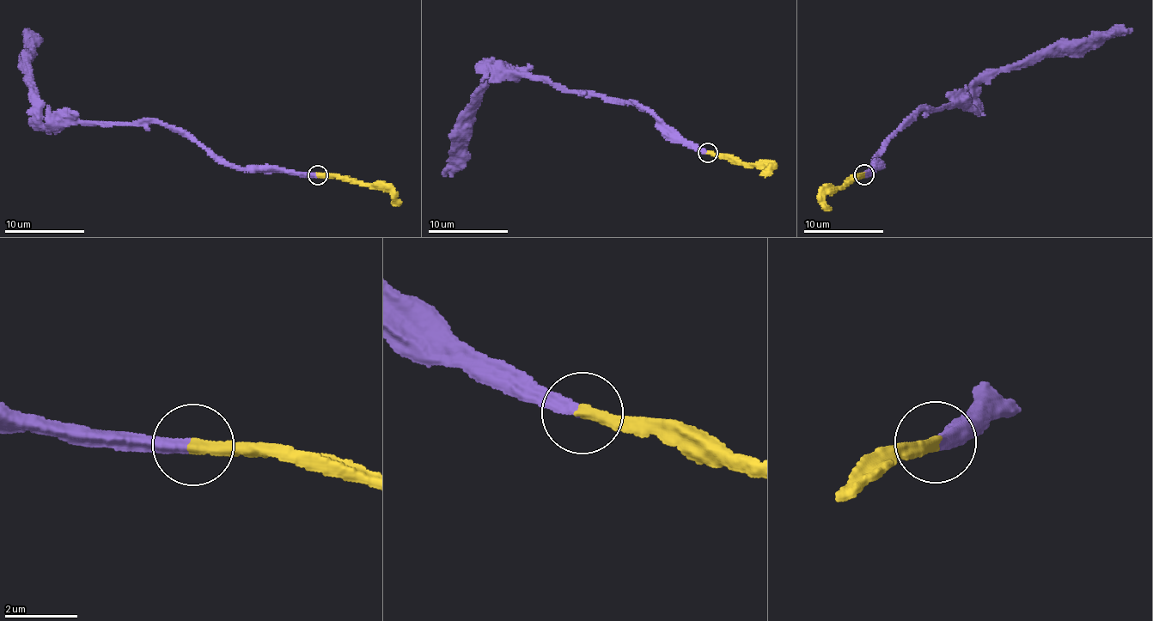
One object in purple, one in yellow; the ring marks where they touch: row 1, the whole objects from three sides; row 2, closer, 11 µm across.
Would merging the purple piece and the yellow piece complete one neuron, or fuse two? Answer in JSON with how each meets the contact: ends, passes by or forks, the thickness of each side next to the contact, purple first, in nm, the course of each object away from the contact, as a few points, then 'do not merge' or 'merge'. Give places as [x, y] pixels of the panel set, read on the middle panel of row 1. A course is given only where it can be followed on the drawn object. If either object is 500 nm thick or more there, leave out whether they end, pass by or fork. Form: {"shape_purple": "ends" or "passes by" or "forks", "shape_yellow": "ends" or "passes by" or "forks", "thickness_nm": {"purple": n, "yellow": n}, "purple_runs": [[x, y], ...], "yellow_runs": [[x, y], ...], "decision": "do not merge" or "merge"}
{"shape_purple": "ends", "shape_yellow": "ends", "thickness_nm": {"purple": 360, "yellow": 340}, "purple_runs": [[706, 153], [673, 142], [647, 109], [505, 76], [491, 64], [496, 63], [468, 138], [444, 175]], "yellow_runs": [[708, 153], [733, 155], [741, 162], [766, 165], [769, 168], [765, 177]], "decision": "merge"}

